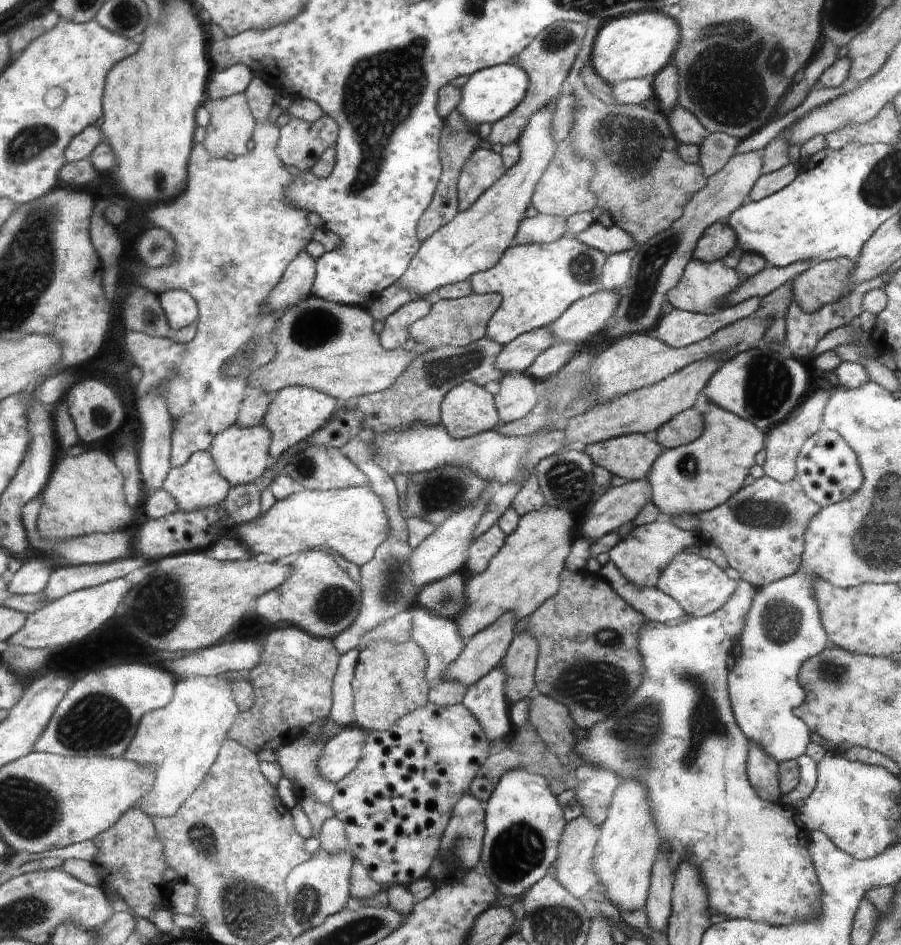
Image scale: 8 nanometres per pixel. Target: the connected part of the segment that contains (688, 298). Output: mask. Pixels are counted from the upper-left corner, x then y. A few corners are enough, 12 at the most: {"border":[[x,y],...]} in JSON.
{"border":[[692,258],[668,292],[674,309],[712,315],[740,284],[722,261]]}

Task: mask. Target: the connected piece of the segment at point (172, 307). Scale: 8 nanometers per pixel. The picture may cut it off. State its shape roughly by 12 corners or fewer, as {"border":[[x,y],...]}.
{"border":[[191,292],[160,295],[173,332],[201,320]]}

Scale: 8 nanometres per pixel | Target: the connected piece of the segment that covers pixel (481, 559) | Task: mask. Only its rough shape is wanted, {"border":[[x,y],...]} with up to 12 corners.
{"border":[[497,524],[470,546],[473,574],[487,570],[507,535]]}

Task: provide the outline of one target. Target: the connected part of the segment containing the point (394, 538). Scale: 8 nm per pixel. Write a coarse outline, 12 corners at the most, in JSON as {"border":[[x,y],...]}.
{"border":[[364,436],[342,451],[367,475],[390,534],[359,566],[363,604],[332,638],[340,656],[418,603],[407,515]]}

